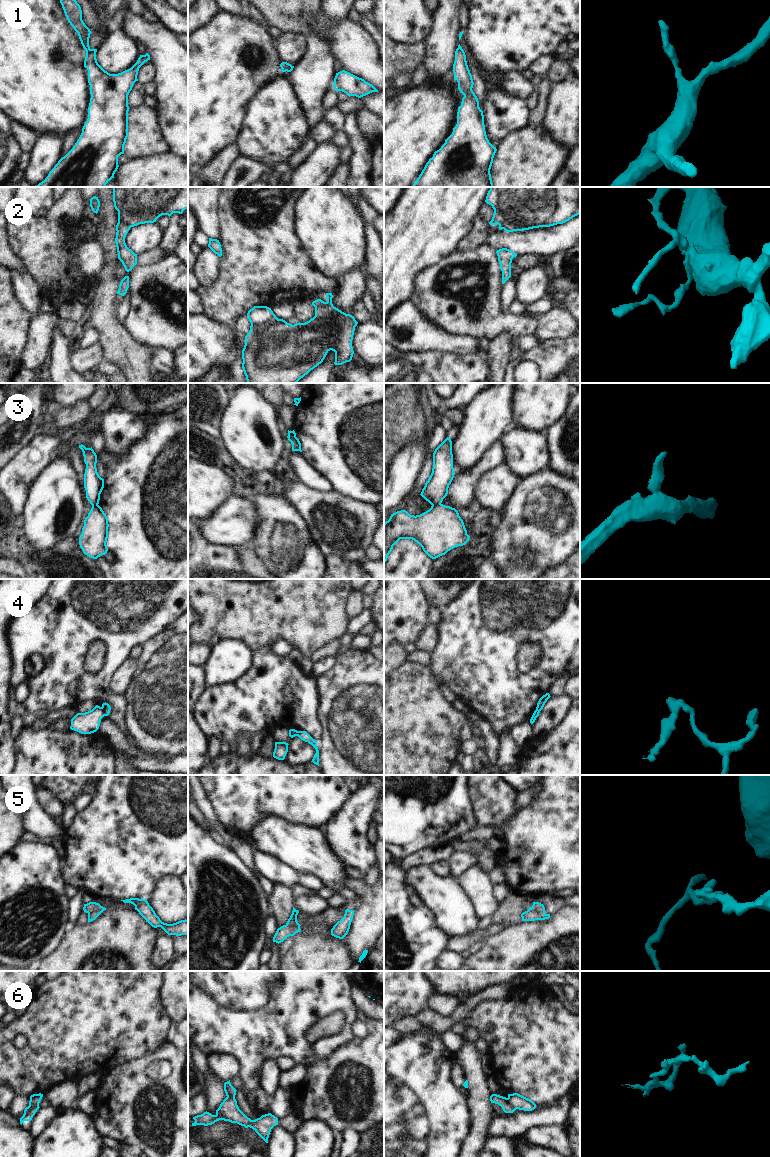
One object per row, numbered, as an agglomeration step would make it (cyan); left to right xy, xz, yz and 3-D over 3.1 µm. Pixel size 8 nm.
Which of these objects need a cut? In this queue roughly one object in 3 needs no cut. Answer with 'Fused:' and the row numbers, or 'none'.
Fused: 2, 3, 4, 5, 6

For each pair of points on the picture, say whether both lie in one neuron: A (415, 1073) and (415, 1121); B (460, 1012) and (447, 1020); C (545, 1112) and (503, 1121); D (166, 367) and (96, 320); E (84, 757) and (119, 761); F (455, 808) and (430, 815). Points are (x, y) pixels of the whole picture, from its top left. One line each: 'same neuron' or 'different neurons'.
A: same neuron
B: same neuron
C: same neuron
D: different neurons
E: different neurons
F: same neuron

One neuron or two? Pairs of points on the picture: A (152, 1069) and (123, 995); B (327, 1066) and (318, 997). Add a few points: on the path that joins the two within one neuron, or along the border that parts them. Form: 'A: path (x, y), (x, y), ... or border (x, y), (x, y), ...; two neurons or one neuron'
A: border (166, 1041), (154, 1050), (124, 1062); two neurons
B: border (344, 1043), (326, 1057), (316, 1060), (309, 1065); two neurons

